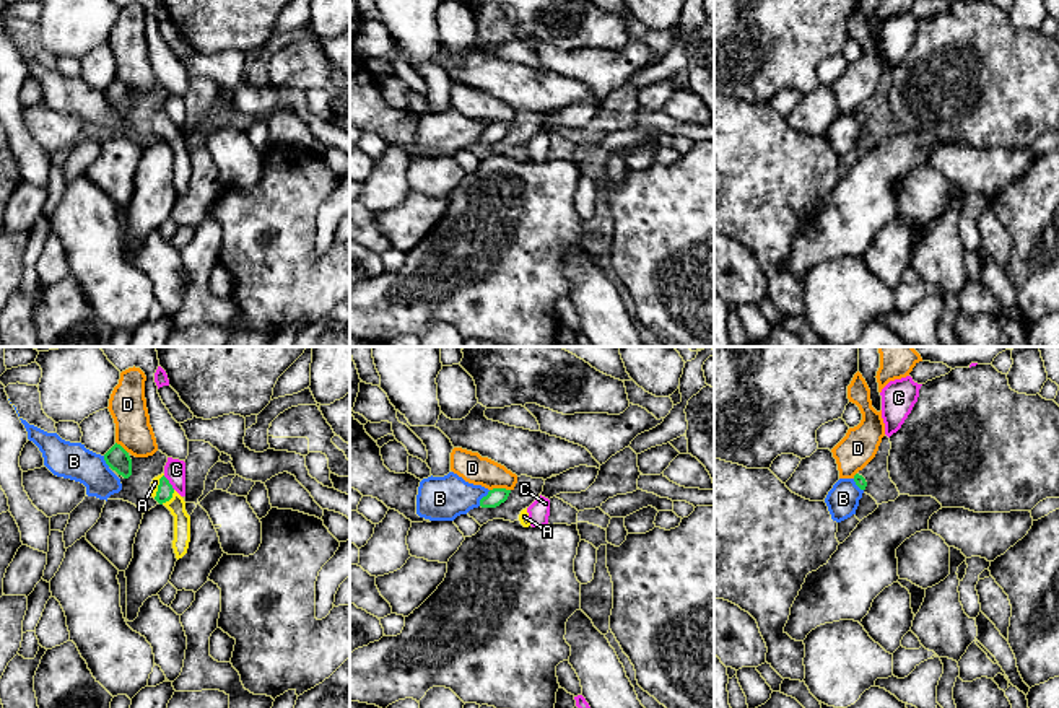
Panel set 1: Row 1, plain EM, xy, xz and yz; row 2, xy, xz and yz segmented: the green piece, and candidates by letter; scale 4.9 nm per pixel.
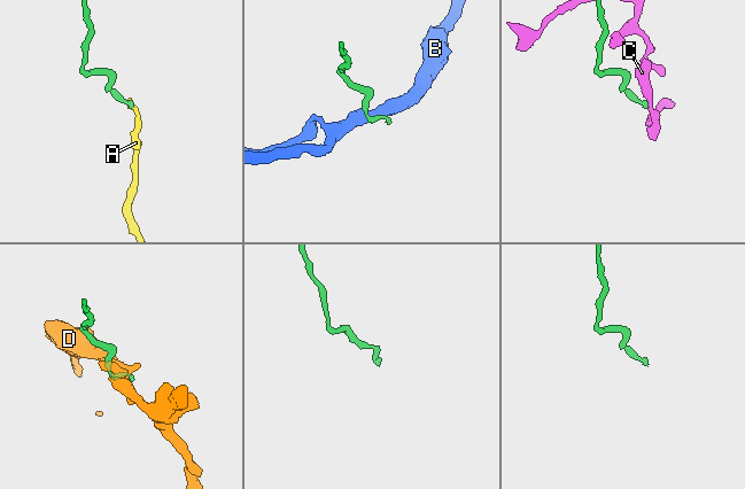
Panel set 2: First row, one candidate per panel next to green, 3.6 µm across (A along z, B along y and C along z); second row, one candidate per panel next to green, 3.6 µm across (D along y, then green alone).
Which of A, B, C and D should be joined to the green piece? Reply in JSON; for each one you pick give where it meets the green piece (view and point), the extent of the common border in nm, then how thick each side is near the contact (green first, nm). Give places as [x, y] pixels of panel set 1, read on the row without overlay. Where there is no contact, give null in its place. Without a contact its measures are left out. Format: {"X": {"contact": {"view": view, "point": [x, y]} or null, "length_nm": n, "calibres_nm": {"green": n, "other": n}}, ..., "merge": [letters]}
{"A": {"contact": {"view": "xy", "point": [169, 134]}, "length_nm": 100, "calibres_nm": {"green": 80, "other": 90}}, "merge": ["A"]}

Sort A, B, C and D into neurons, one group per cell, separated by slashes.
A / B / C / D

